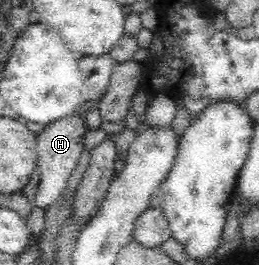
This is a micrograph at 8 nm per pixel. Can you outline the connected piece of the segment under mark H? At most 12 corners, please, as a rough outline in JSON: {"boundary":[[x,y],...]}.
{"boundary":[[75,112],[37,134],[42,177],[33,205],[46,210],[84,150],[86,116]]}

